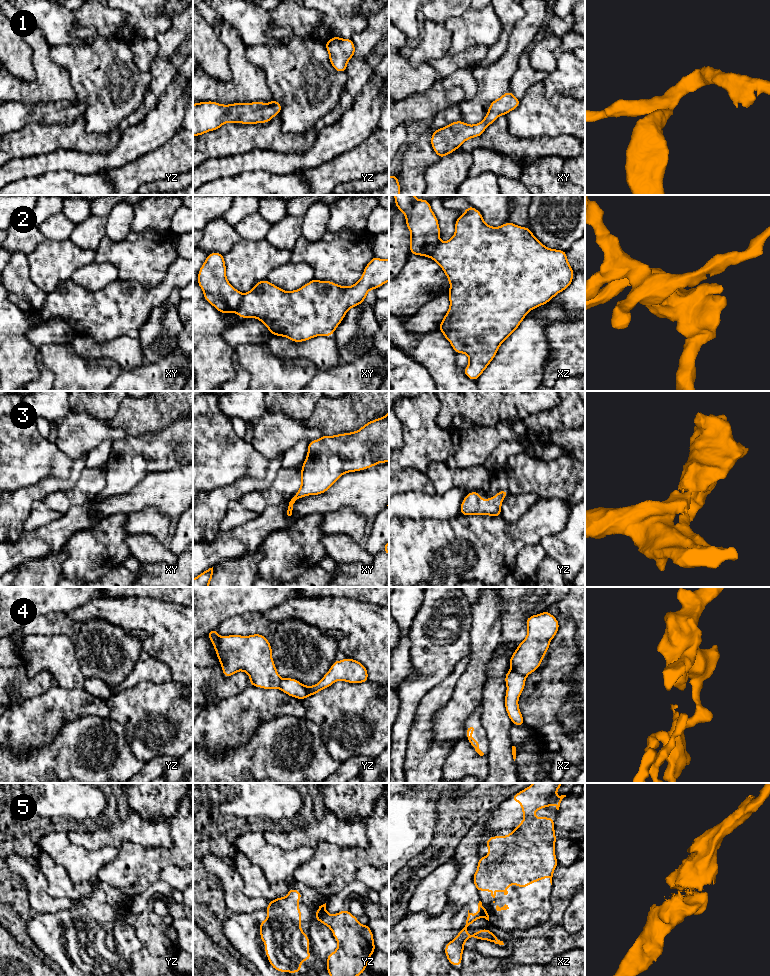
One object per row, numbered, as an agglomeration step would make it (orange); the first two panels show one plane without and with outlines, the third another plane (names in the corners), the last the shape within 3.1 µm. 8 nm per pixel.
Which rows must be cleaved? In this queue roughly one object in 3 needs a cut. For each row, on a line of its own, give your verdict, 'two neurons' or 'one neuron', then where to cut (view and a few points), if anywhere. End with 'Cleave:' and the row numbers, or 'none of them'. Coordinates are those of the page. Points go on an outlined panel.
1: one neuron; cut none
2: two neurons; cut xy (243, 294), (239, 307), (235, 312)
3: one neuron; cut none
4: two neurons; cut xz (512, 670), (525, 677)
5: two neurons; cut yz (325, 910), (315, 915)
Cleave: 2, 4, 5

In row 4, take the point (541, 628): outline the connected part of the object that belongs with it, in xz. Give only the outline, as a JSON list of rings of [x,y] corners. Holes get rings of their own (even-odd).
[[[548,611],[526,620],[527,637],[520,642],[509,660],[510,669],[522,676],[536,671],[559,629],[558,620]]]

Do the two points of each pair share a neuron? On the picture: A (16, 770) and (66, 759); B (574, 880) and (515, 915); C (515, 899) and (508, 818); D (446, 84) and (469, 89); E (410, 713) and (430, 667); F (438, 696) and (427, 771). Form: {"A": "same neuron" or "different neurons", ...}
{"A": "same neuron", "B": "different neurons", "C": "same neuron", "D": "same neuron", "E": "same neuron", "F": "same neuron"}

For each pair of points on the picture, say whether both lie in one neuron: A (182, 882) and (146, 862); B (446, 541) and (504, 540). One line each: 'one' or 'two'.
A: two
B: one

